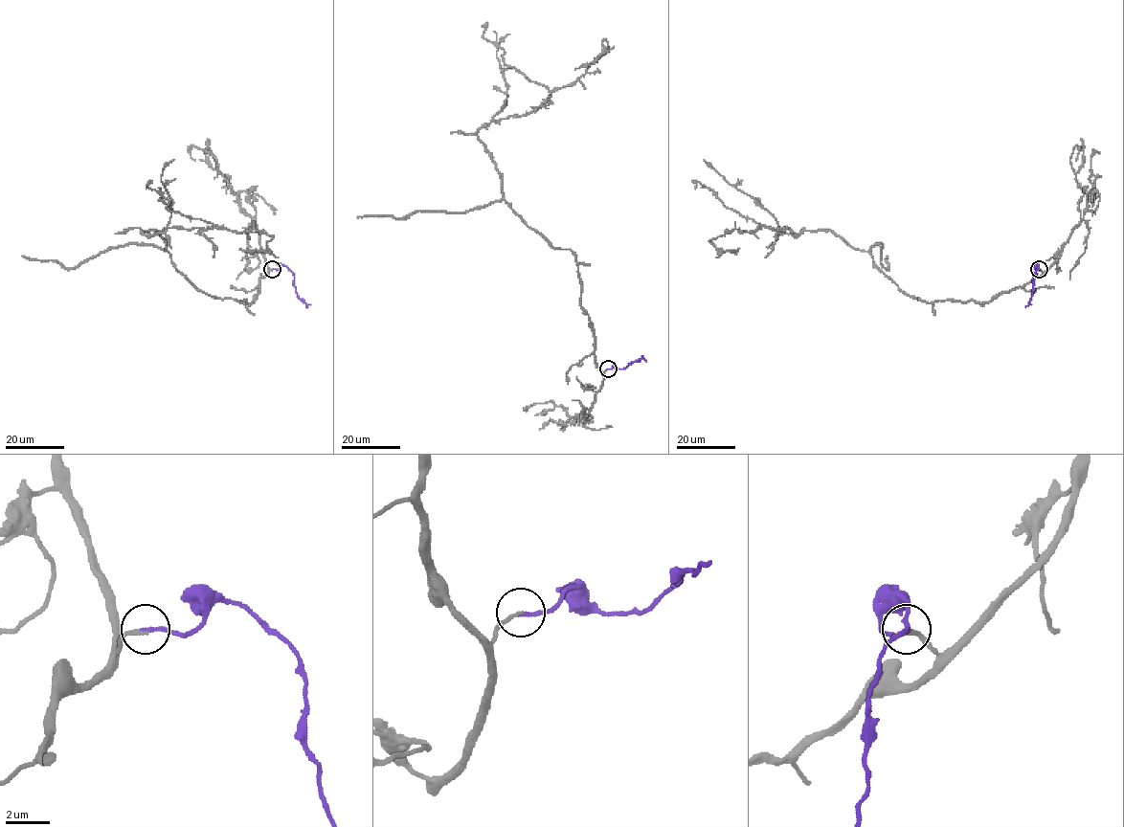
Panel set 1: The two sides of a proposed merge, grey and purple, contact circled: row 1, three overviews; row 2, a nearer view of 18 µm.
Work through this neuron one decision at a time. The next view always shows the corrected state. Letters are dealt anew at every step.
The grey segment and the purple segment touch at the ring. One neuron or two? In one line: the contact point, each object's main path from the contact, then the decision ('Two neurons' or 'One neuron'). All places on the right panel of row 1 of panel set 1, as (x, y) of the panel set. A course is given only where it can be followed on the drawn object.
Place: (1039, 269). Course of grey: (1038, 269), (982, 303), (926, 302), (831, 231), (762, 226), (709, 241), (739, 249). Course of purple: (1038, 269), (1035, 268), (1038, 265), (1028, 304), (1031, 304). One neuron

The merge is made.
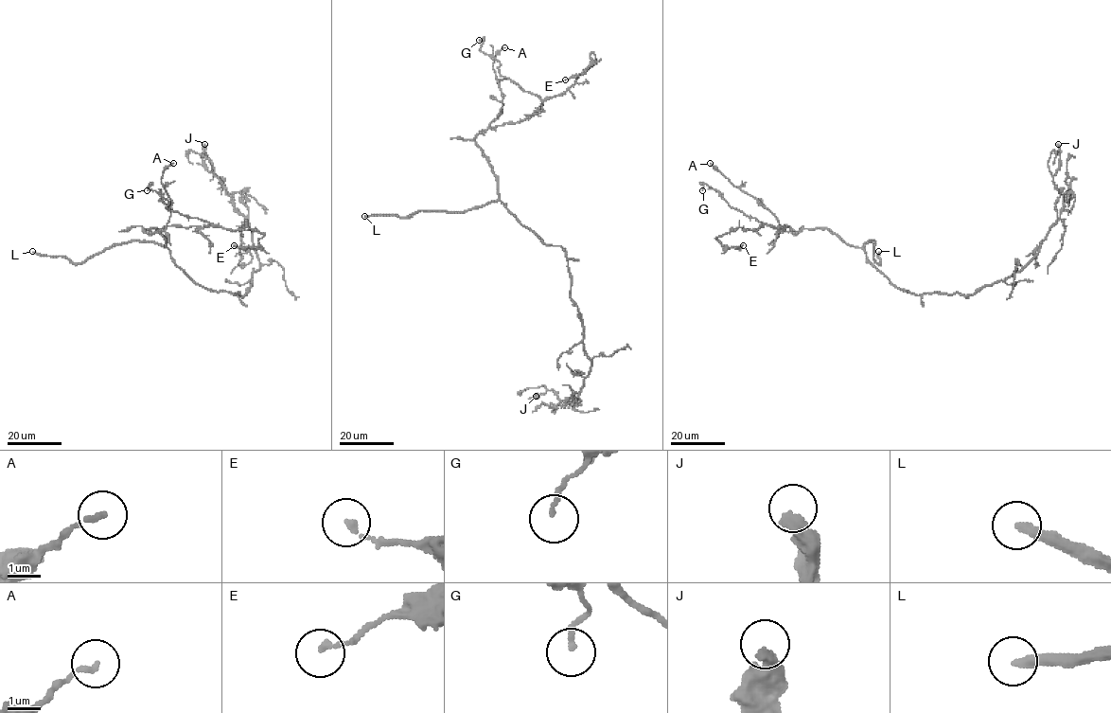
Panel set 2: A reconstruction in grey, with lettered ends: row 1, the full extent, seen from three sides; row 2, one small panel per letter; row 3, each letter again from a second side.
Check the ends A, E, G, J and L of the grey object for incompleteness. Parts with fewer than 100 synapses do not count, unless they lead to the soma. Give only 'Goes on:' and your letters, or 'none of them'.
Goes on: L

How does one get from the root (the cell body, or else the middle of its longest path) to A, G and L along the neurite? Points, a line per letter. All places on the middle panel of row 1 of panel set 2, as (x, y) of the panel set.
A: (533, 232), (499, 200), (498, 178), (475, 139), (502, 112), (502, 95), (493, 62), (494, 58), (504, 47)
G: (533, 232), (499, 200), (475, 137), (527, 119), (542, 100), (502, 77), (479, 40)
L: (533, 232), (500, 201), (461, 212), (418, 210), (406, 217), (364, 216)

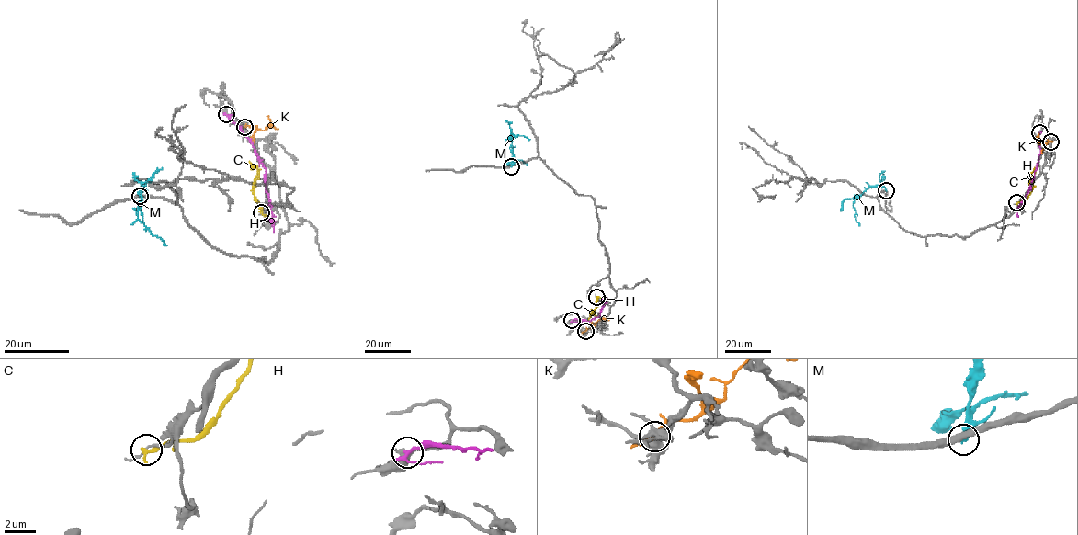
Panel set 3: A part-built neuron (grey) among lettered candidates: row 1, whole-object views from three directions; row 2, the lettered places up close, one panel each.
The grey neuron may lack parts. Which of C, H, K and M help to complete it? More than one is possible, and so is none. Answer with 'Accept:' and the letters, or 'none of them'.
Accept: none of them

